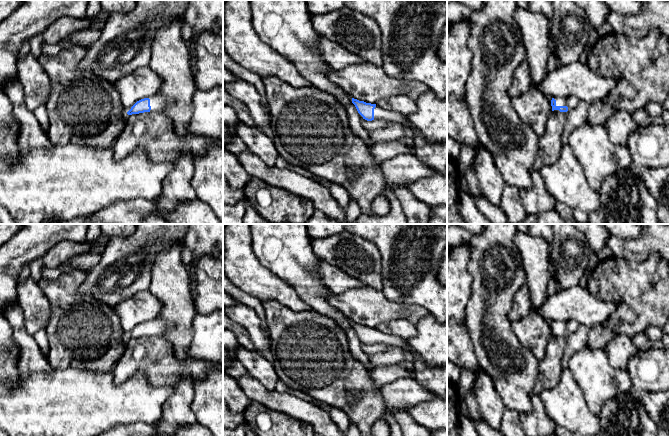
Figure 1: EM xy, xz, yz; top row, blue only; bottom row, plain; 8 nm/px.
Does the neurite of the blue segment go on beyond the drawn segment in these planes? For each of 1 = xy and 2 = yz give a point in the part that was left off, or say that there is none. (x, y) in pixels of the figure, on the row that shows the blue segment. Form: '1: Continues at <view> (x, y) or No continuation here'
1: Continues at xy (157, 102)
2: Continues at yz (559, 101)

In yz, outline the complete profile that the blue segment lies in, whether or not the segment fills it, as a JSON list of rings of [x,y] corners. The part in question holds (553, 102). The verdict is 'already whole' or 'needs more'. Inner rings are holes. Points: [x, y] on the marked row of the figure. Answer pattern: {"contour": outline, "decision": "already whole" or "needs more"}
{"contour": [[[556,97],[551,100],[552,111],[554,112],[567,112],[568,107],[564,98]]], "decision": "needs more"}

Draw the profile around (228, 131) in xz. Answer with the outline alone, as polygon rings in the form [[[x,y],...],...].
[[[223,125],[223,150],[234,135],[237,135],[237,126]]]

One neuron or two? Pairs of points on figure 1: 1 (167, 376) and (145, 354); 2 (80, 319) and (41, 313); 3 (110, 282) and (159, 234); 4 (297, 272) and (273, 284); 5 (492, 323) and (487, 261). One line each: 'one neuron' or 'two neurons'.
1: one neuron
2: two neurons
3: one neuron
4: two neurons
5: one neuron

